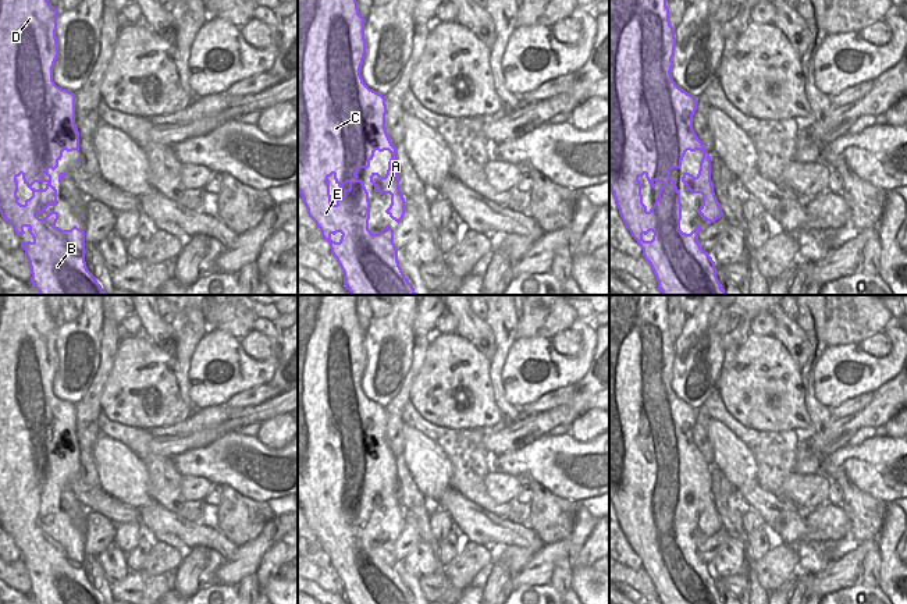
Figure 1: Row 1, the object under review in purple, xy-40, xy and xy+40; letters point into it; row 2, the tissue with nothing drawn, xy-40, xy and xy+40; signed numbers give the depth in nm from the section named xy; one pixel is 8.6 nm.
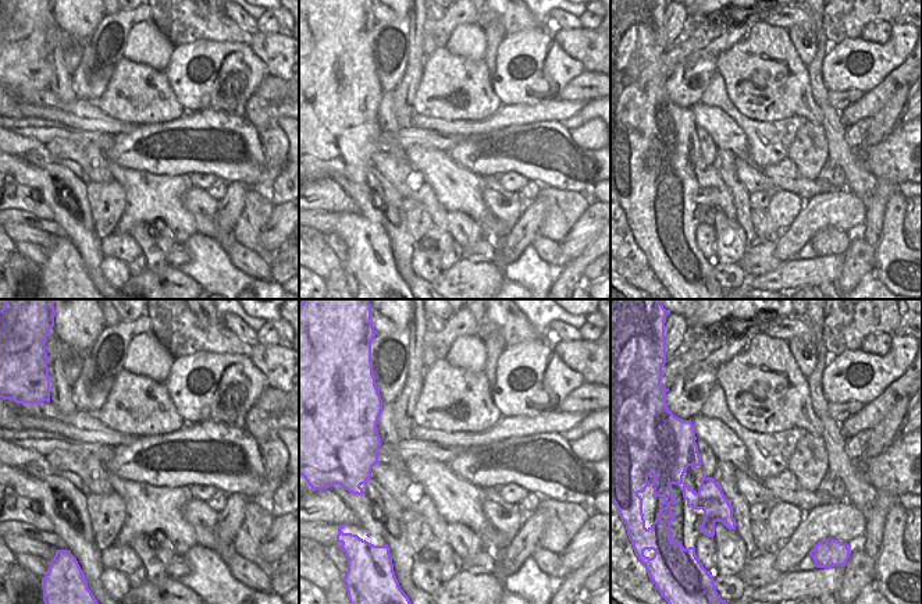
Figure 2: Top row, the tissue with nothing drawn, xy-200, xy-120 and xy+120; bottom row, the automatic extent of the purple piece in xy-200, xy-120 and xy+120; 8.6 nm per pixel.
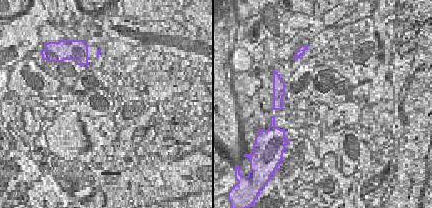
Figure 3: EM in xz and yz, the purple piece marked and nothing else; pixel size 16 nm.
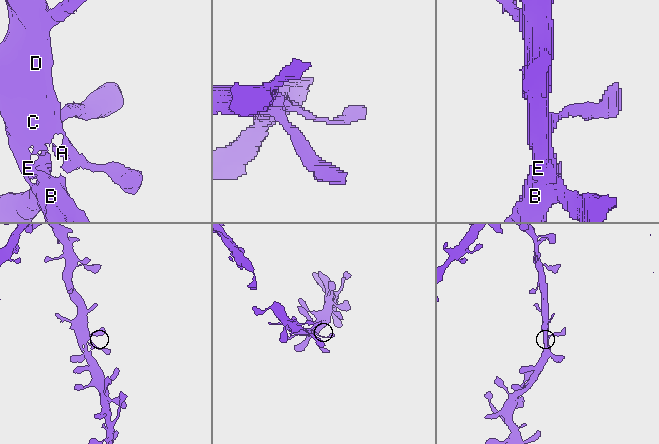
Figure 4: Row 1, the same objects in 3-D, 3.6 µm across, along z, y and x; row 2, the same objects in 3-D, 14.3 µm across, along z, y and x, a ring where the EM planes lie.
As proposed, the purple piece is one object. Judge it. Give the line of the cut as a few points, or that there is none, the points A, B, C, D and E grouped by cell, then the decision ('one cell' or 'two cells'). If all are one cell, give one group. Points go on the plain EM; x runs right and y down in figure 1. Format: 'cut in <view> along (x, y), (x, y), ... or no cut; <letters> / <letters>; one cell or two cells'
no cut; A B C D E; one cell

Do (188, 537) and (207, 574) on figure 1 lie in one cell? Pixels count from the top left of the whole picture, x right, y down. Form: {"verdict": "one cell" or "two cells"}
{"verdict": "two cells"}

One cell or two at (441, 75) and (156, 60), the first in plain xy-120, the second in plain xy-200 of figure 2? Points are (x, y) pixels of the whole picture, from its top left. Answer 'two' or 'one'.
two

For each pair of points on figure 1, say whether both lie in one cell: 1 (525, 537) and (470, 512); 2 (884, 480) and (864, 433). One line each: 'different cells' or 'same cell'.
1: same cell
2: different cells

